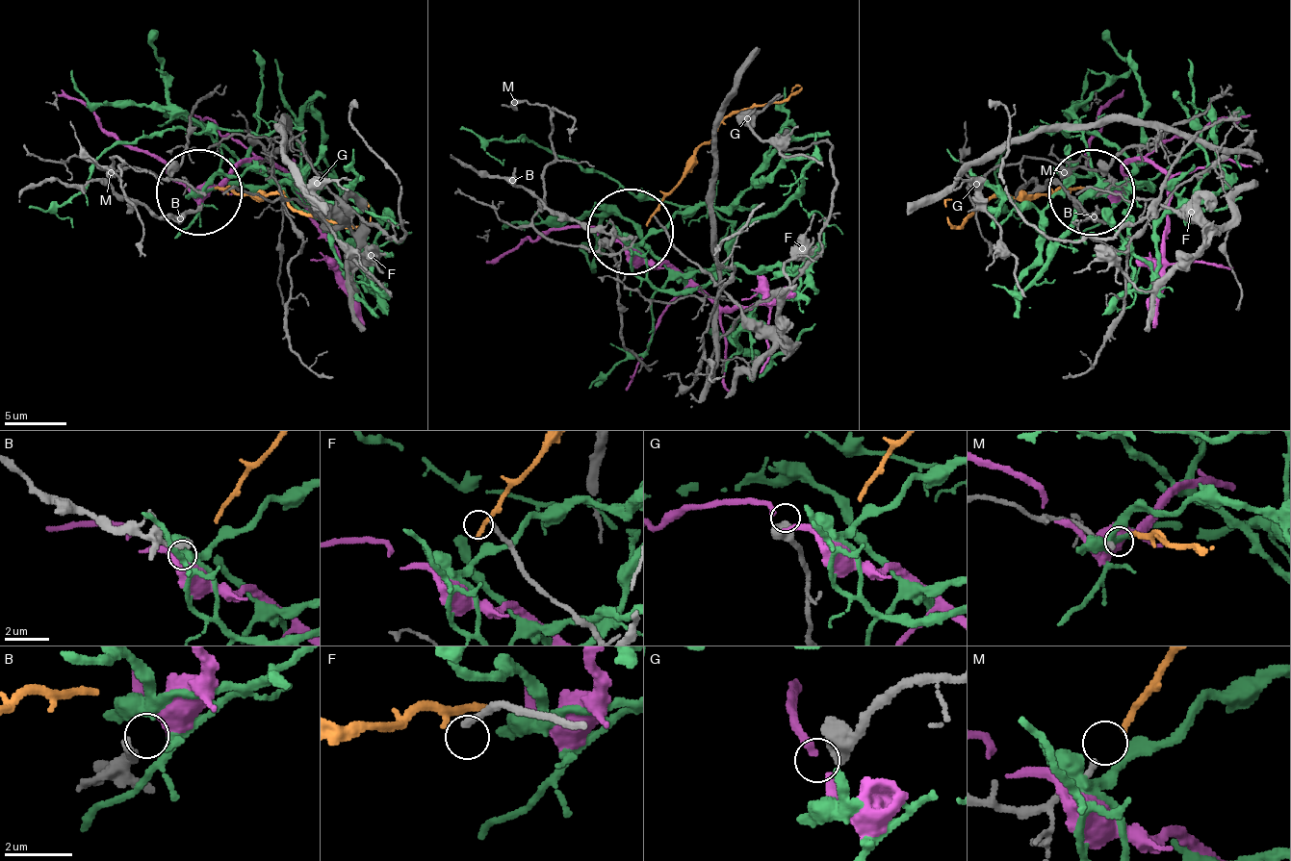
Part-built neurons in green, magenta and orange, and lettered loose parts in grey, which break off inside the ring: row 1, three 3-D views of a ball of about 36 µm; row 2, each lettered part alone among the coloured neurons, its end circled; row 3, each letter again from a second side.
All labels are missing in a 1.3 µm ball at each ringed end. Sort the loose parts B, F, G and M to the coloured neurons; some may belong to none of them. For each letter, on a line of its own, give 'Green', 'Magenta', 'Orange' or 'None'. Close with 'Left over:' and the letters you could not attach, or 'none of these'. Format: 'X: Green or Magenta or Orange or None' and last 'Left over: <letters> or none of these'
B: Green
F: None
G: None
M: Orange
Left over: F, G

